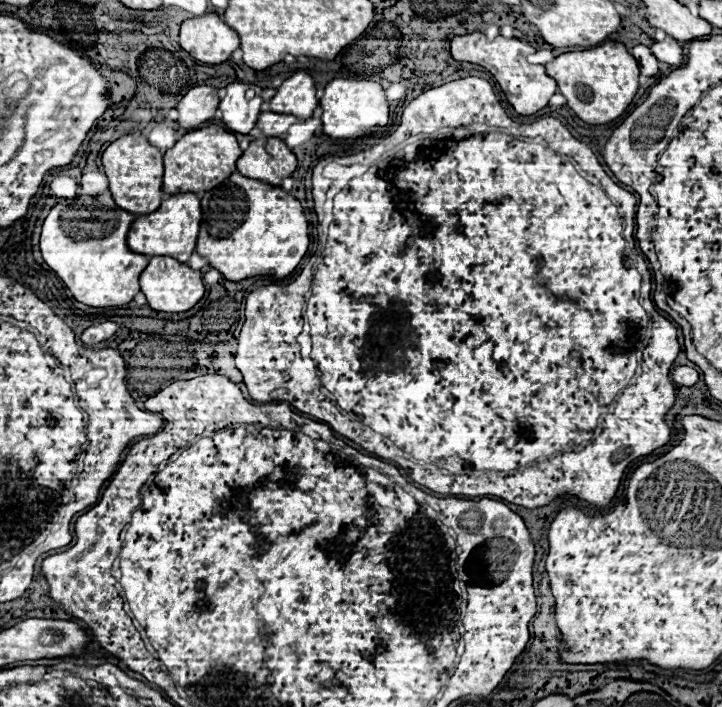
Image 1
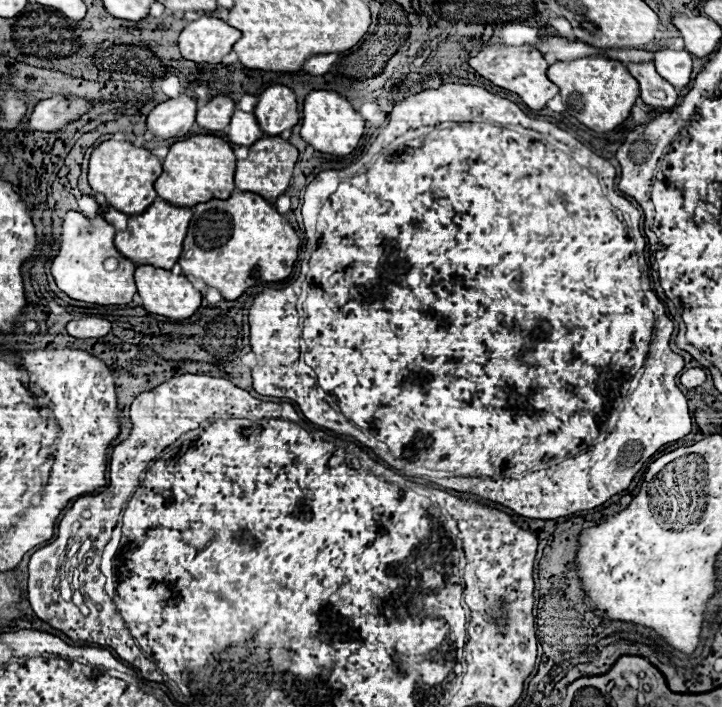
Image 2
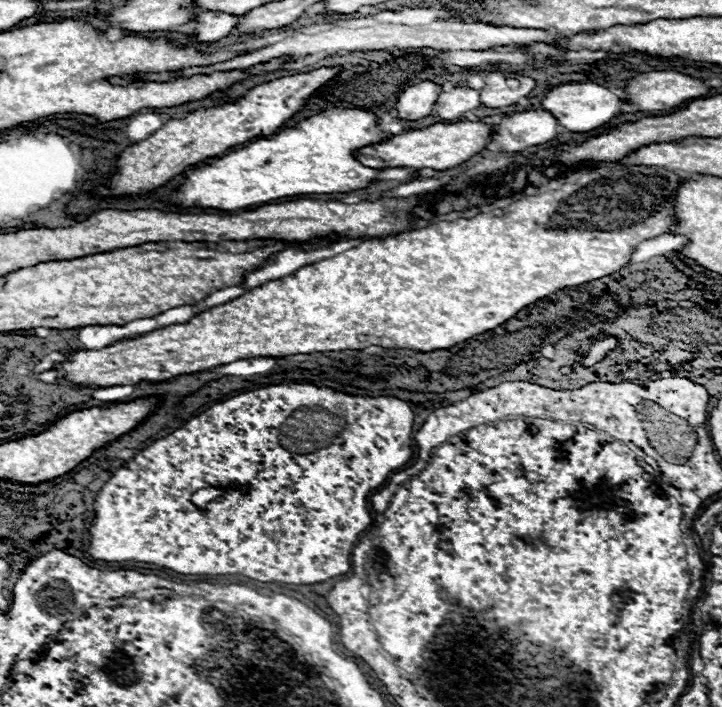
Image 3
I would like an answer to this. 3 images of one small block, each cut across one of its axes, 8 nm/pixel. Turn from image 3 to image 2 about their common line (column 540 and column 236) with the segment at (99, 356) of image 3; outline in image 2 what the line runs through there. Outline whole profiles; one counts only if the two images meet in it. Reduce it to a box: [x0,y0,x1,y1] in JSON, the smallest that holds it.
[178,190,300,300]

